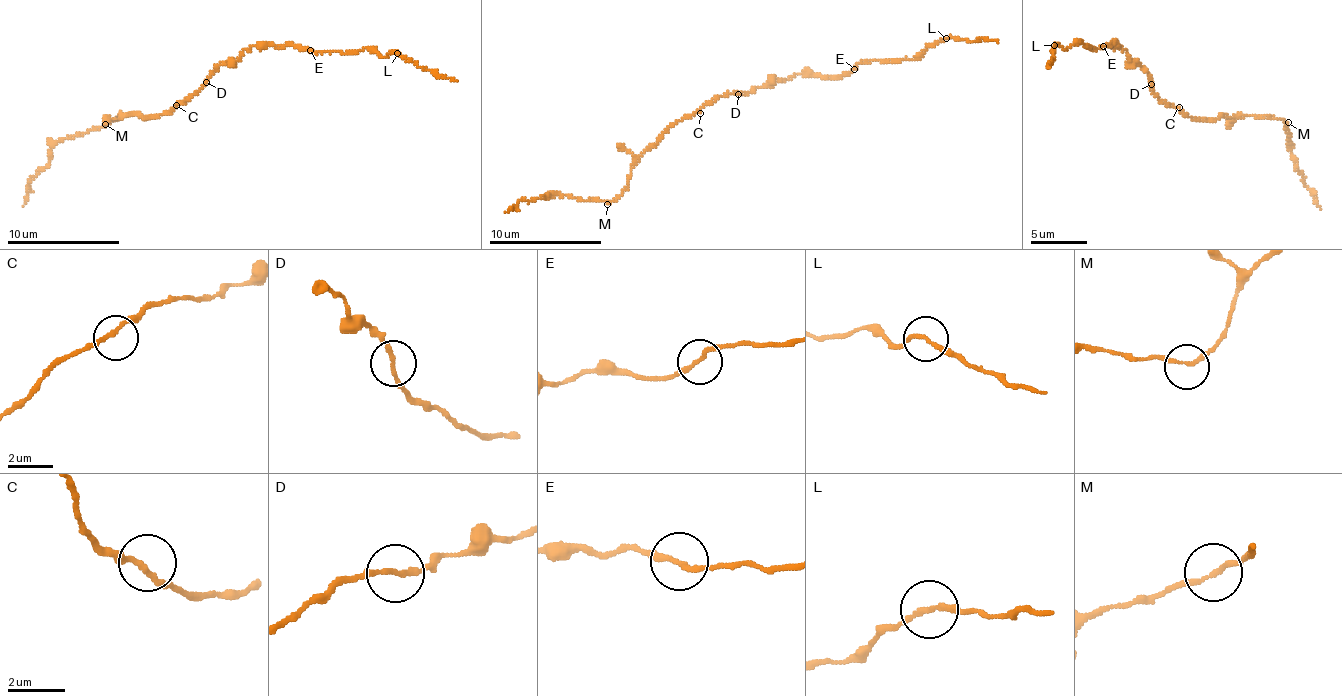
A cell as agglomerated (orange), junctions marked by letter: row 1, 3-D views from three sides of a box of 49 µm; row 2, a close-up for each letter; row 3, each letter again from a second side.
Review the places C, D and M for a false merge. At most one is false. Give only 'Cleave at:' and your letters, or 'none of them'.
Cleave at: none of them

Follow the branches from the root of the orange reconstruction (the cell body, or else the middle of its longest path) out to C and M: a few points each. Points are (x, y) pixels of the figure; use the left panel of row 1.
C: (202, 86), (176, 105)
M: (202, 86), (185, 101), (177, 101), (169, 114), (141, 117), (126, 114), (105, 124)

